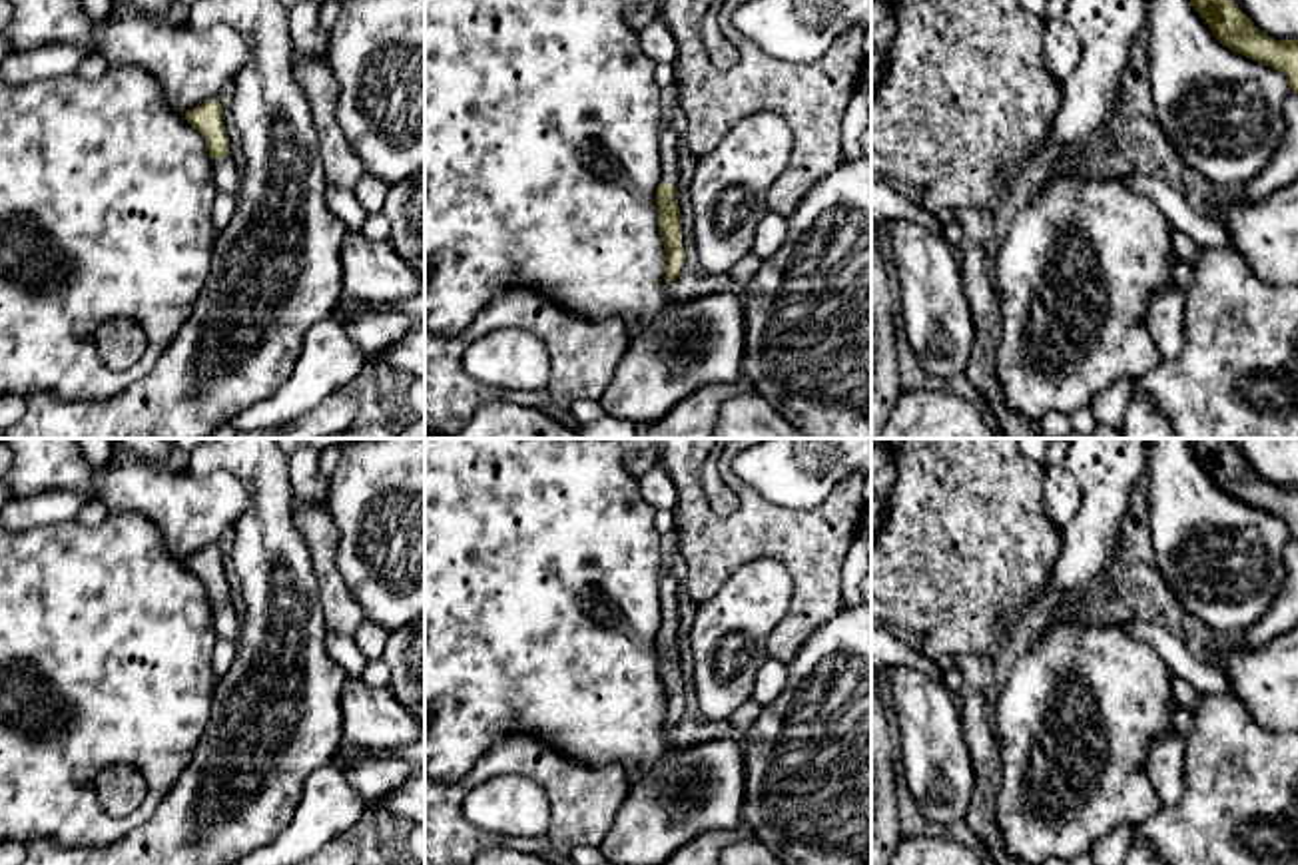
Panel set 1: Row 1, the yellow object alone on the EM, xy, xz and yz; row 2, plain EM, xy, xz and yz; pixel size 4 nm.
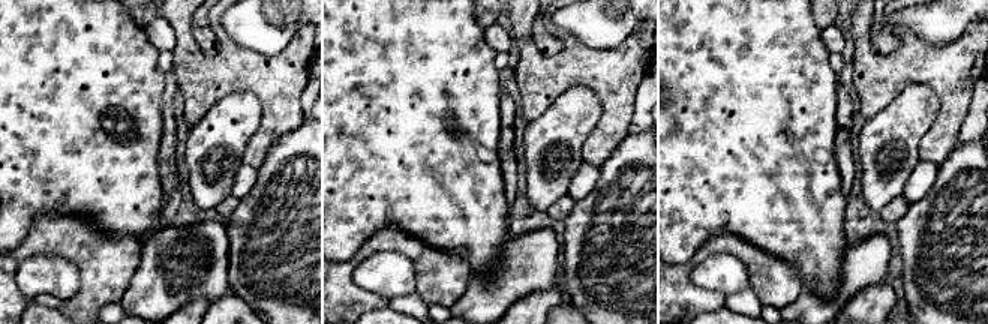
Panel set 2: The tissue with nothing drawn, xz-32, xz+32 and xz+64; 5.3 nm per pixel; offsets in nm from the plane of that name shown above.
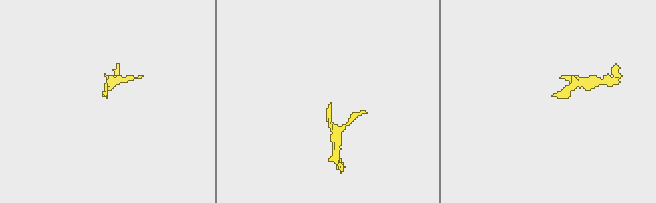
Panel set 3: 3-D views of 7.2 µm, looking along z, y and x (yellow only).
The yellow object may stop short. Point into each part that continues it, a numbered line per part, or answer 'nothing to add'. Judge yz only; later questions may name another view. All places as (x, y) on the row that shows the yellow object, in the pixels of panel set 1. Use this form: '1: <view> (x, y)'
nothing to add

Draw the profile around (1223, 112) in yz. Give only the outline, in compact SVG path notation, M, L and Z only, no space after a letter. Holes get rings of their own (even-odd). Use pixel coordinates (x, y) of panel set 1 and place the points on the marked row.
M1146 0L1144 22L1160 128L1186 165L1236 191L1284 138L1286 78L1222 46L1190 0Z

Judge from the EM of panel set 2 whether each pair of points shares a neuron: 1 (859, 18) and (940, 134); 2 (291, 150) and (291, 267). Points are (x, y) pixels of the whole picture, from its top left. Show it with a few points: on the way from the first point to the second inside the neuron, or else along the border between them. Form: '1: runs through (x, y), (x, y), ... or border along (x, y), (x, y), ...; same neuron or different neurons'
1: runs through (873, 57), (883, 68), (922, 68), (946, 95); same neuron
2: runs through (291, 179), (291, 239); same neuron

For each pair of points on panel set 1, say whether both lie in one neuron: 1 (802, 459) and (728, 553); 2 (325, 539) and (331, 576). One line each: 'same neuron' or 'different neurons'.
1: different neurons
2: same neuron

